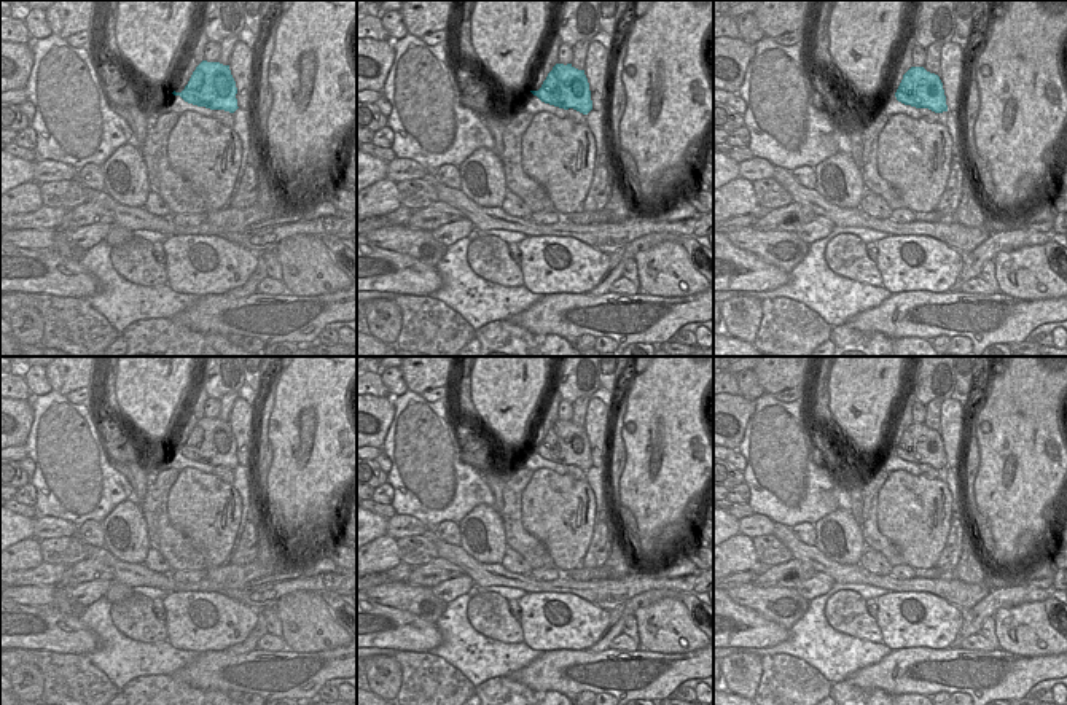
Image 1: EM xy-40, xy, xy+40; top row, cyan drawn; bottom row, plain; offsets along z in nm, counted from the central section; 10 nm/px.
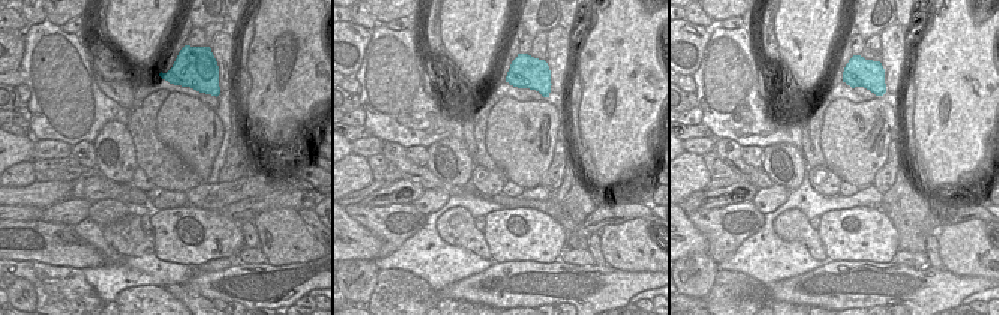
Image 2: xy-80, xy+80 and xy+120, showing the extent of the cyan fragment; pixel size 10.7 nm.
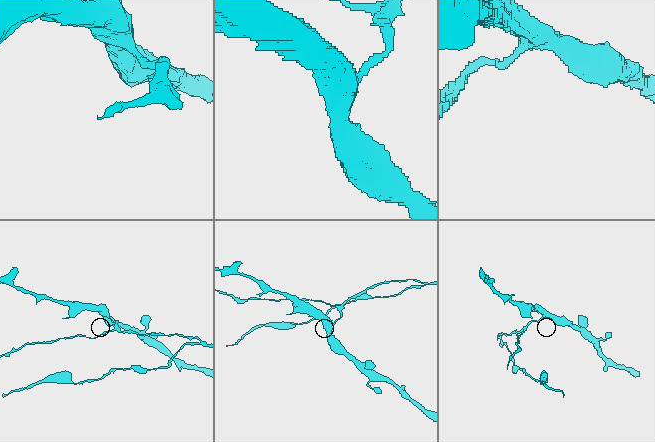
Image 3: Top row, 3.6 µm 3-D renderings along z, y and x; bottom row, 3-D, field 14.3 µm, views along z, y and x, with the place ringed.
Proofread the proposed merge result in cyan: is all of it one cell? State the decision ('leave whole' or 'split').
split

